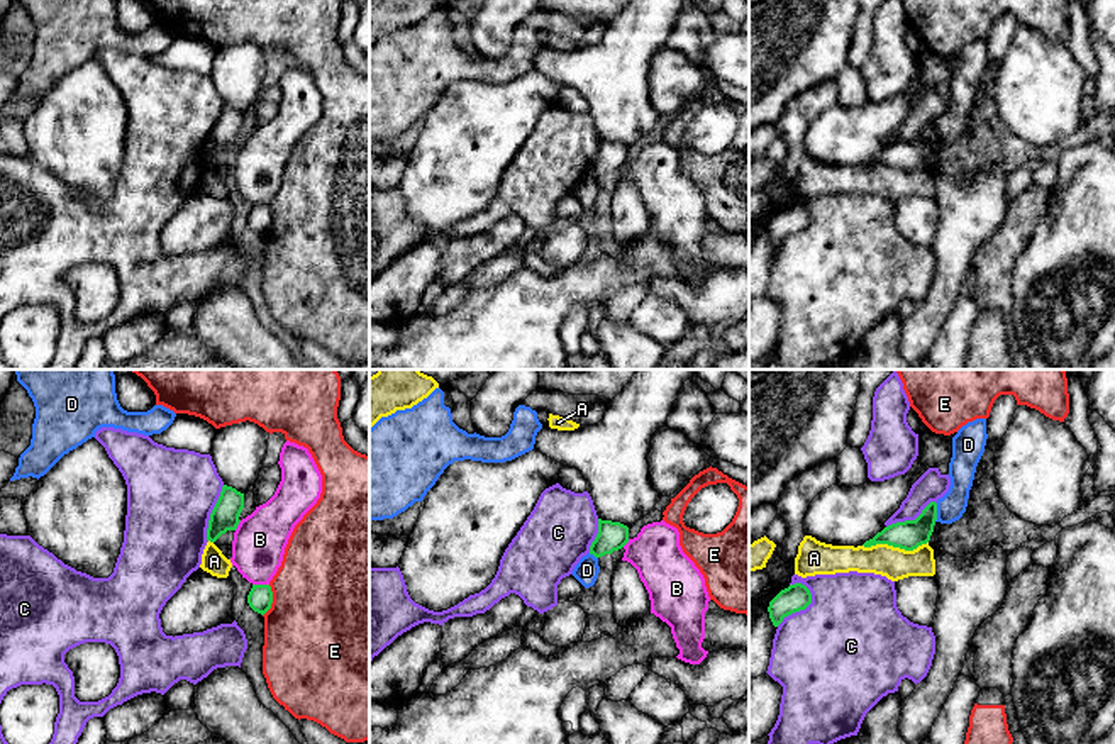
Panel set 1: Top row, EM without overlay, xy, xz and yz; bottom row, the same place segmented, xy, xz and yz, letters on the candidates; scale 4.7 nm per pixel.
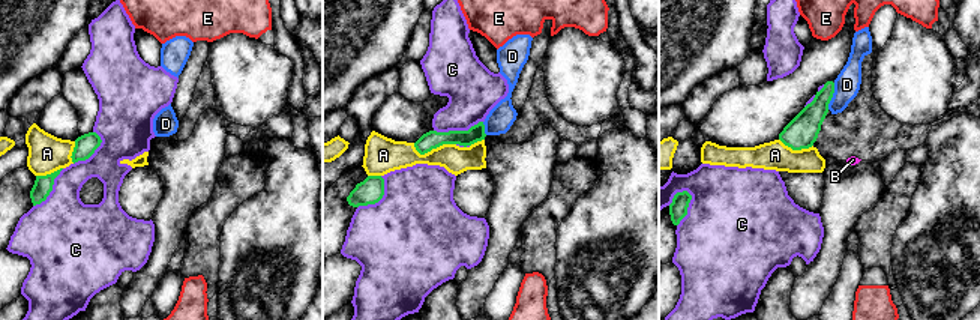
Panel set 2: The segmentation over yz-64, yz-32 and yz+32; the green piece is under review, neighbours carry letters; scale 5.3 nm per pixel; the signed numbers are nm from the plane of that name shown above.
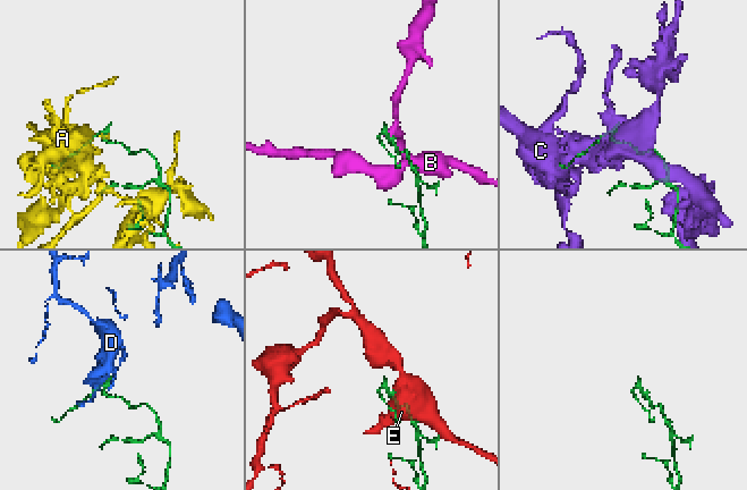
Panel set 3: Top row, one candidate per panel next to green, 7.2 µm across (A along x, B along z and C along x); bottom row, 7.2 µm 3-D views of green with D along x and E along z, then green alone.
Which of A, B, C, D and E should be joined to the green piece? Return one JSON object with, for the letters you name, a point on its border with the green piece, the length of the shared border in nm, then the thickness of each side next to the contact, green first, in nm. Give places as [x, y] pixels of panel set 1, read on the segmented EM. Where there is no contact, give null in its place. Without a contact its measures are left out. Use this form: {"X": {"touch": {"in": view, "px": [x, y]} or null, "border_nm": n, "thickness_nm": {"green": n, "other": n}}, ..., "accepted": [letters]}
{"accepted": []}

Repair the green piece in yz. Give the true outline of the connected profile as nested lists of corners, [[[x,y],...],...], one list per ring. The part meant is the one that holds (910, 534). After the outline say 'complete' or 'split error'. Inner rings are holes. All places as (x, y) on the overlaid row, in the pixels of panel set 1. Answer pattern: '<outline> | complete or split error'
[[[930,502],[915,520],[896,522],[885,527],[863,546],[888,544],[905,551],[913,551],[930,541],[937,520],[937,503]]] | complete

